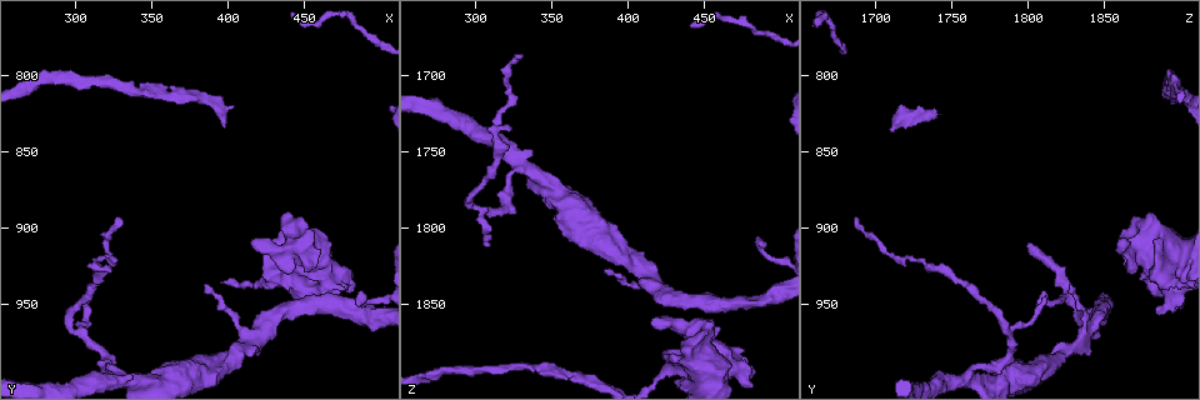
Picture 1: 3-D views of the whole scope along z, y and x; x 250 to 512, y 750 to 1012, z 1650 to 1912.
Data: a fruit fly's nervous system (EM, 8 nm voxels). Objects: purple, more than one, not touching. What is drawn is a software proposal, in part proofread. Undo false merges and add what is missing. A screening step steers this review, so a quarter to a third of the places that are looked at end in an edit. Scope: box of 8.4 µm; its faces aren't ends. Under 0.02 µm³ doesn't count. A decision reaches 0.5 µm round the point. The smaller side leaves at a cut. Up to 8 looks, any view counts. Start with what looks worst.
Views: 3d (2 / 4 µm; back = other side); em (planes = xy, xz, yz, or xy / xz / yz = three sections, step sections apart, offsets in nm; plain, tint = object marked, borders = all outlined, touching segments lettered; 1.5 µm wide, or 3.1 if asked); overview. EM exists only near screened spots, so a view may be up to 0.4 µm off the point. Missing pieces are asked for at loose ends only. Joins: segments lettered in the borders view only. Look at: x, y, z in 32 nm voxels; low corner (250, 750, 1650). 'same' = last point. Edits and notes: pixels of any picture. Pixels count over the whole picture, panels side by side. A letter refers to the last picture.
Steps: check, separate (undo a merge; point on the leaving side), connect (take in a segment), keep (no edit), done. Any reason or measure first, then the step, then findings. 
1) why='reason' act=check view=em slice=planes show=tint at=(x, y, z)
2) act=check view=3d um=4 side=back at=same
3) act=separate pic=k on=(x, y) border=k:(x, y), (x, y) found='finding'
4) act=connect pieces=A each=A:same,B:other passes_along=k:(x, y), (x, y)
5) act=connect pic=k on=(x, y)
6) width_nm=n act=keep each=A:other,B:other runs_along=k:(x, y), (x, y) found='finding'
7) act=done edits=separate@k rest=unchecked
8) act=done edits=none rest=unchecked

why='an open end' act=check view=em slice=planes show=borders at=(328, 892, 1688)

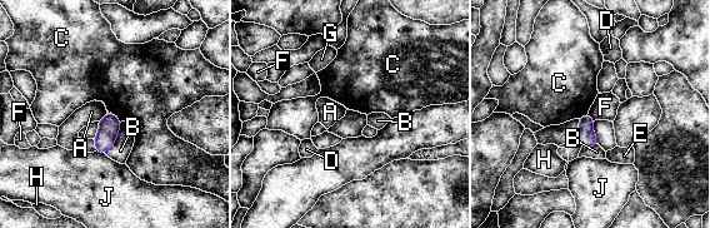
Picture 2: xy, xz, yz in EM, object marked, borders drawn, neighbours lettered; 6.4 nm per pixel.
longest_contact=B:240nm act=keep each=A:other,B:other,C:other,D:other,E:other,F:other,G:other,H:other,J:other border=2:(588, 113), (594, 120) found='none of them fits'

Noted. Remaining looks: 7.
act=check view=3d um=2 at=(440, 924, 1868)

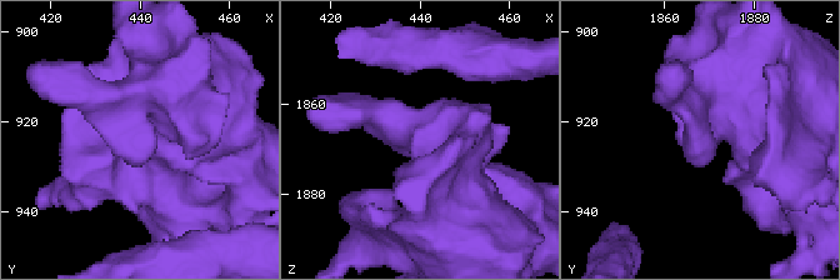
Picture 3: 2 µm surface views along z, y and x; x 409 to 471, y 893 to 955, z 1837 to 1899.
why='now the EM' act=check view=em slice=planes show=plain at=(439, 923, 1868)

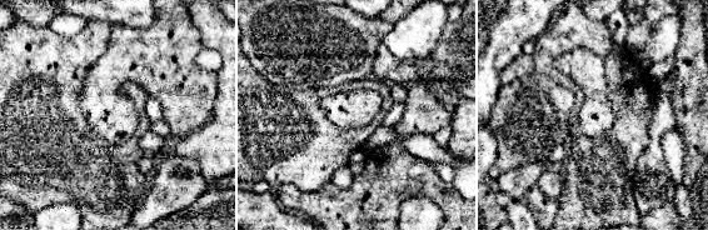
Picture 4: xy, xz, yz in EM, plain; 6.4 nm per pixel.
why='what lies round it' act=check view=em slice=planes show=borders at=same

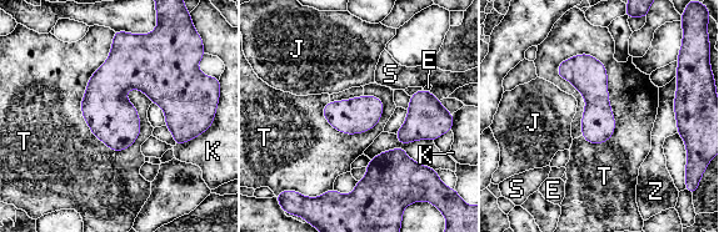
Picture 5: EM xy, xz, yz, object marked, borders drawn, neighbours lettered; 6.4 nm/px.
width_nm=220 act=keep each=E:other,J:other,K:other,S:other,T:other,Z:other border=5:(114, 31), (81, 116), (123, 151) found='all the same cell'

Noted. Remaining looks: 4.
why='branch stops here' act=check view=em slice=xy step=8 show=tint at=(306, 946, 1812)

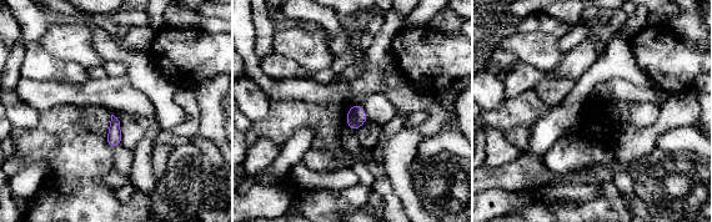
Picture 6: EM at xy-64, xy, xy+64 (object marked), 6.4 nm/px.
why='cut it another way' act=check view=em slice=planes show=borders at=same

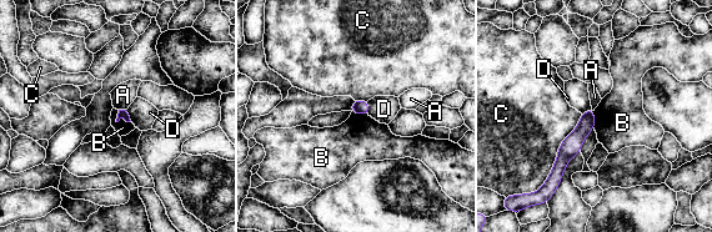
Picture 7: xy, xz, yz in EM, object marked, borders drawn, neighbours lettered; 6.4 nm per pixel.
longest_contact=C:500nm act=keep each=A:other,B:other,C:other,D:other border=7:(118, 110), (119, 119), (130, 121) found='no lettered segment goes on from it'

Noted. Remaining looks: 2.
act=check view=em slice=planes show=borders at=(382, 938, 1828)

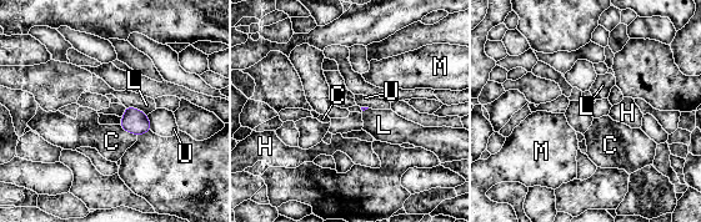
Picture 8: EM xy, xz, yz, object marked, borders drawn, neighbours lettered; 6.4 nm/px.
act=keep each=C:other,H:other,L:other,M:other,U:other border=8:(146, 115), (153, 130) found='no lettered segment goes on from it'

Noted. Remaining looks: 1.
act=done edits=none rest=unchecked

